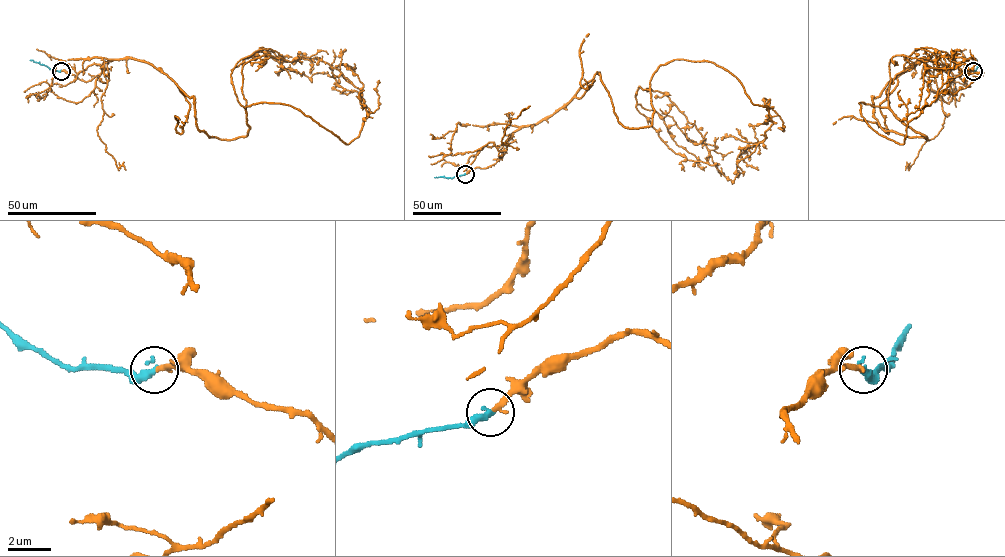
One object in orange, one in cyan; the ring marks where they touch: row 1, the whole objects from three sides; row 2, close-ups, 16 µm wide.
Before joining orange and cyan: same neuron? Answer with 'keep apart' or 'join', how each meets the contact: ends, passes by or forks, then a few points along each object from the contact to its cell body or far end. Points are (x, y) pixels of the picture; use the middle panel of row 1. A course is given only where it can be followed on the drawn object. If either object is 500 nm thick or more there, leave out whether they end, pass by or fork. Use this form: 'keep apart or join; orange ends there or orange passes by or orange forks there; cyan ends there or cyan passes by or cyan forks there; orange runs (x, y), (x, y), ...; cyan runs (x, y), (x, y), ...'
join; orange ends there; cyan ends there; orange runs (466, 173), (598, 73), (617, 120), (649, 127), (674, 60), (714, 62), (766, 107), (738, 170); cyan runs (465, 173), (434, 178)

